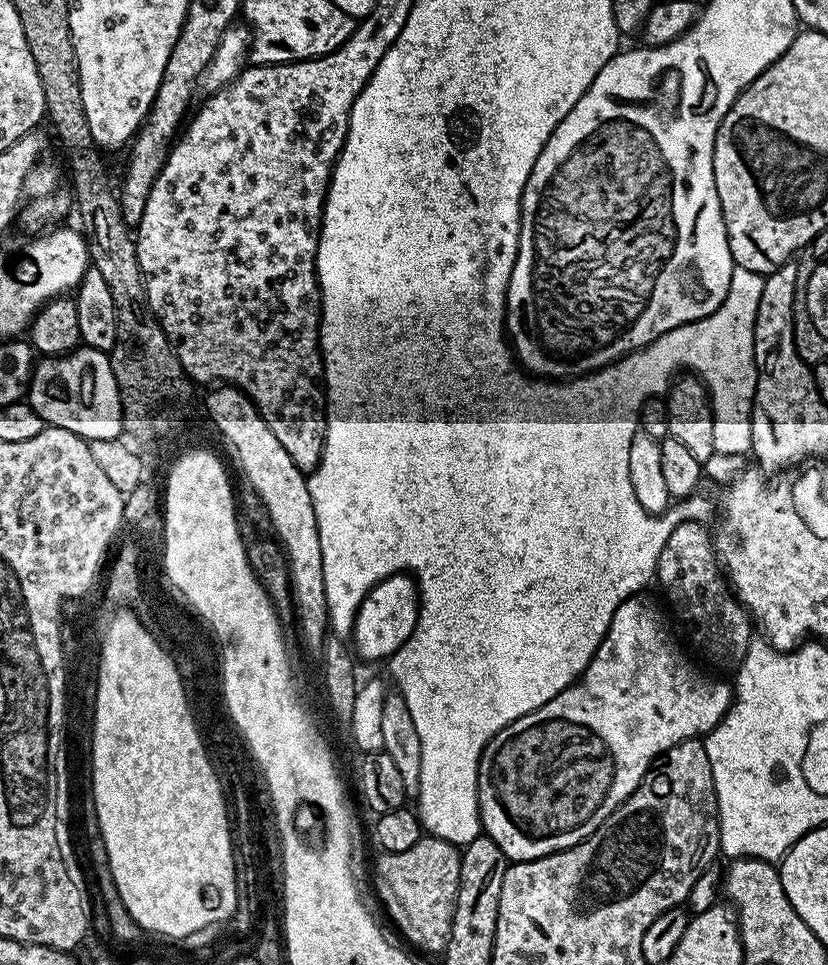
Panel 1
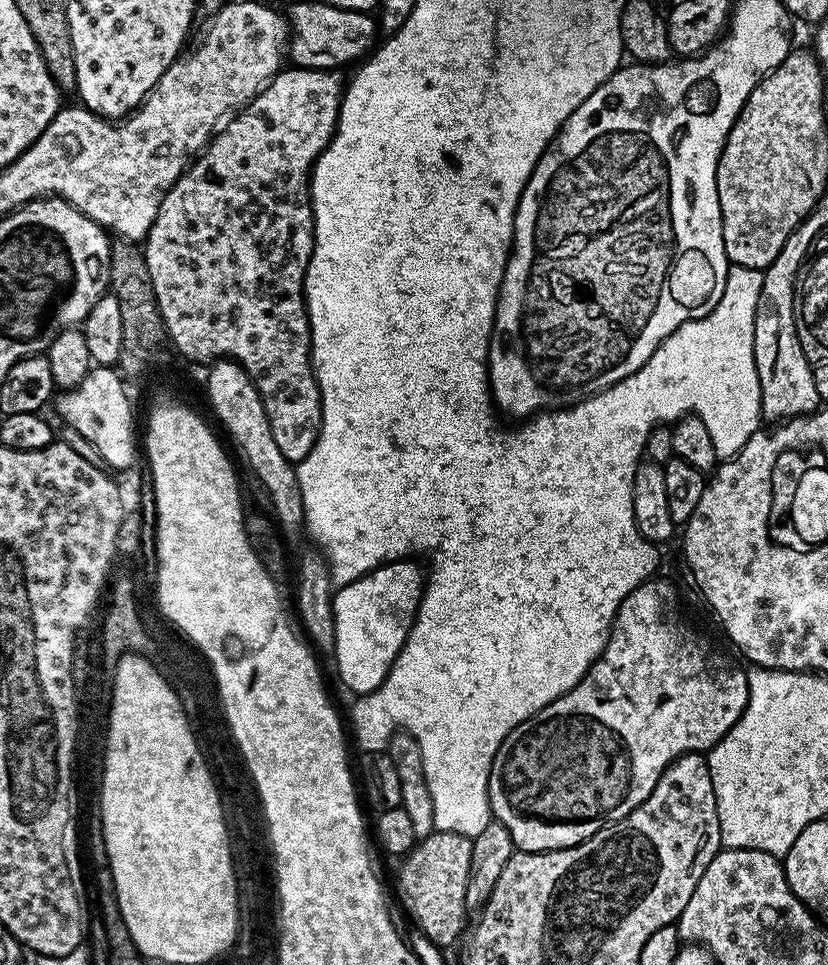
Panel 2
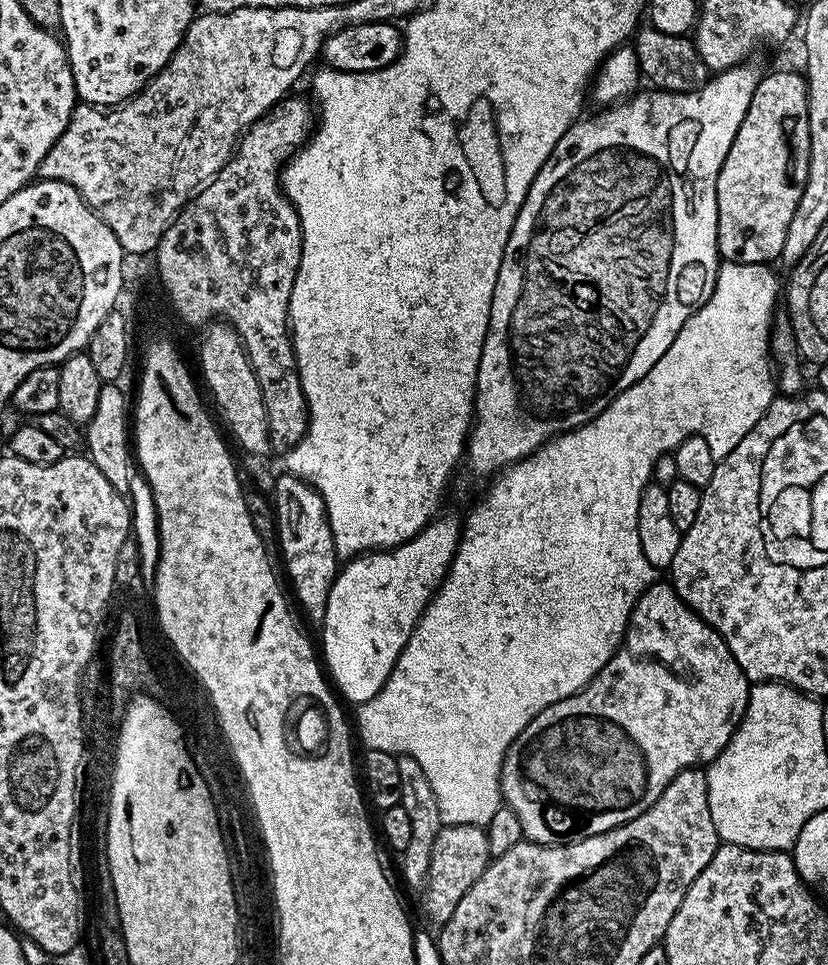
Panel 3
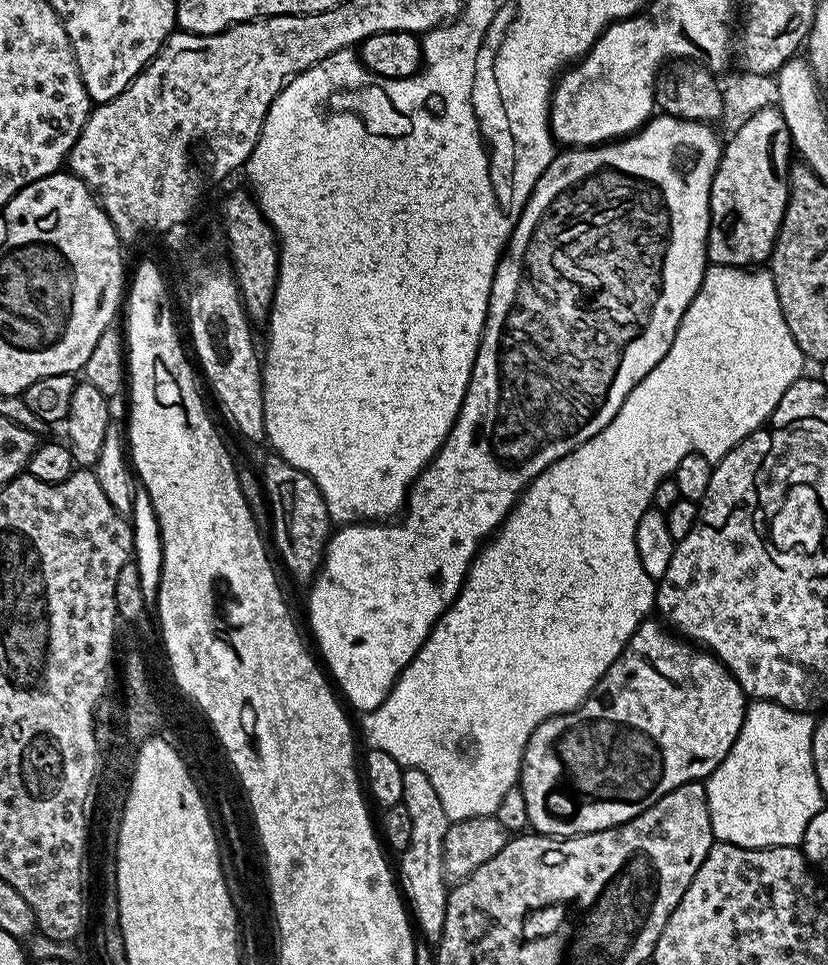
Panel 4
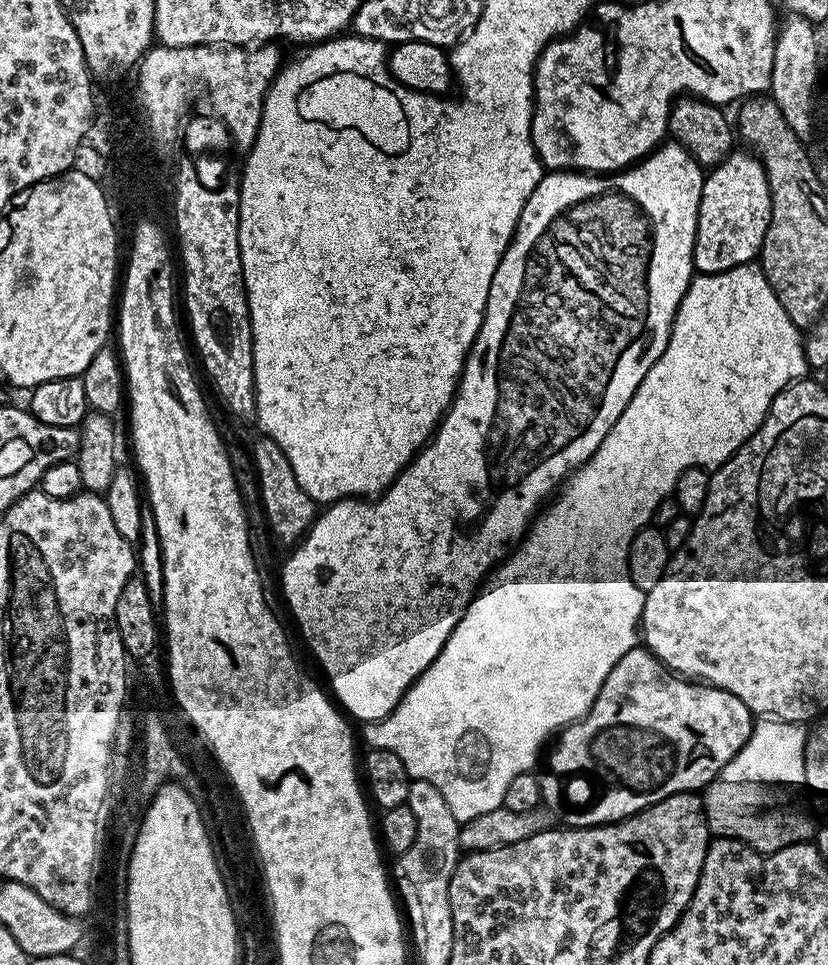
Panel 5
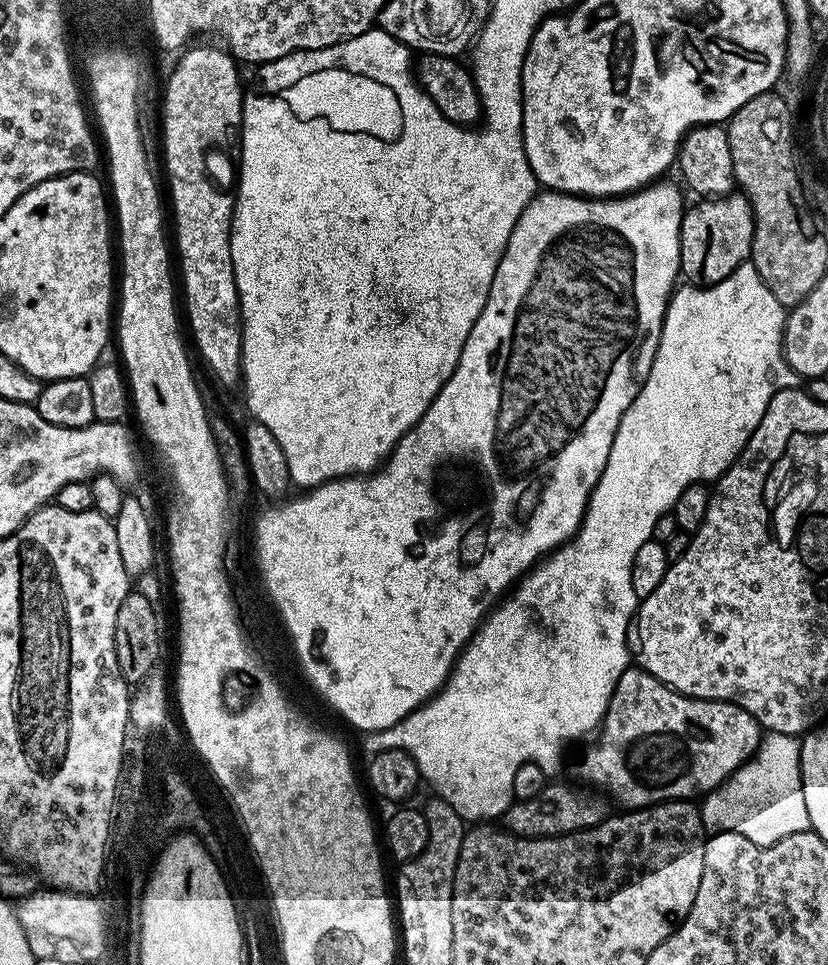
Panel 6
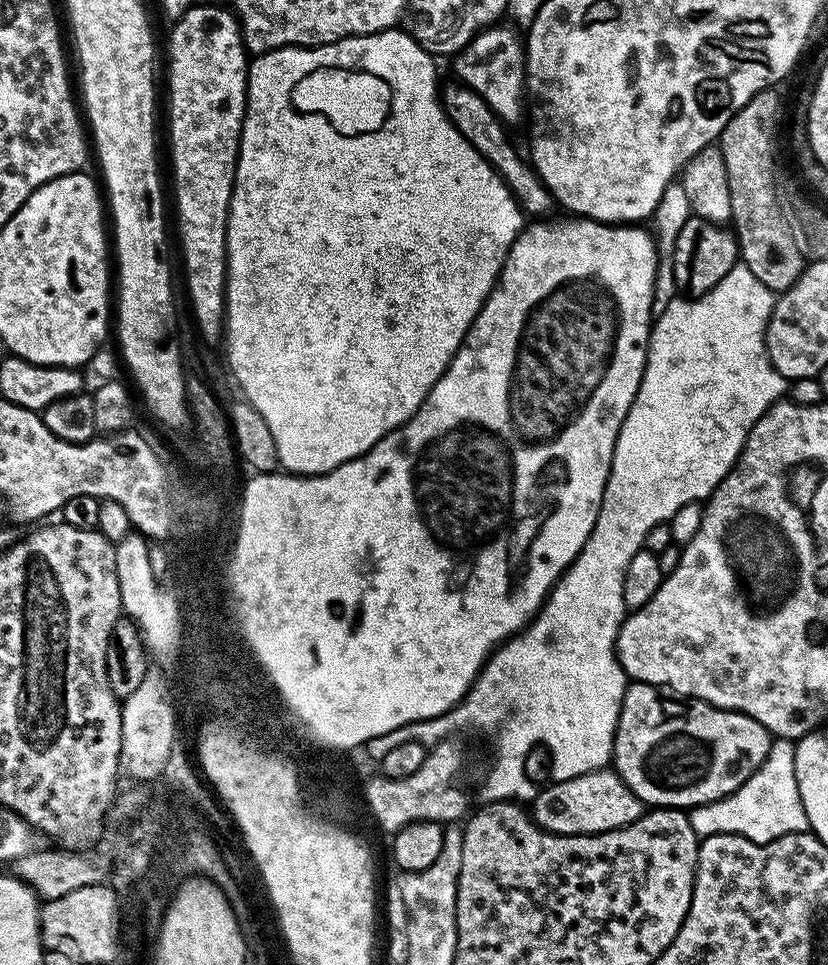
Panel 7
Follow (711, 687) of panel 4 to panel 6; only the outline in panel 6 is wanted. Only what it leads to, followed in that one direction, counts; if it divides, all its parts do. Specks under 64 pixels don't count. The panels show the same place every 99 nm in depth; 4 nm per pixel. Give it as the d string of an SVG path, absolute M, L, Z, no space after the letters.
M629 666L618 678L614 686L612 696L608 699L608 709L604 711L604 719L600 722L600 727L595 733L592 745L588 748L588 753L584 756L584 768L588 771L588 776L600 788L608 788L608 792L617 800L624 804L625 809L635 810L646 808L650 804L659 804L665 800L688 800L689 798L703 797L705 794L717 789L733 772L737 772L743 764L747 764L760 746L762 739L762 729L757 724L756 719L746 710L742 710L736 704L731 704L725 700L699 700L693 696L683 696L680 692L675 692L672 688L667 688L658 678L654 678L650 673L645 672L639 666Z

